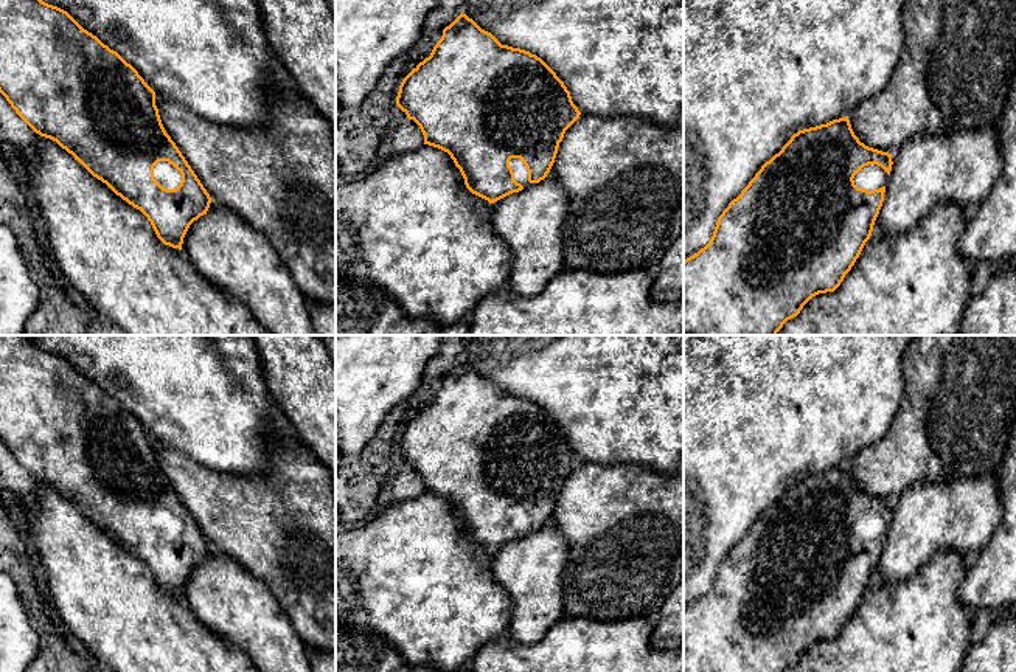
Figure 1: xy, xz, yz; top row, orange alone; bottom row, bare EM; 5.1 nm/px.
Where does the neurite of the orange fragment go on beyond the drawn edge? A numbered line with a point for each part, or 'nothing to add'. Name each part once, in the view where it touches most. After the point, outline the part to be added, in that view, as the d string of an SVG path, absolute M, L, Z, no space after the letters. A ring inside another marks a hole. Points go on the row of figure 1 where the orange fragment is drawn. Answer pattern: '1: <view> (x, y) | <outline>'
1: xy (165, 174) | M168 161L154 166L154 178L166 189L176 189L182 182L182 174Z

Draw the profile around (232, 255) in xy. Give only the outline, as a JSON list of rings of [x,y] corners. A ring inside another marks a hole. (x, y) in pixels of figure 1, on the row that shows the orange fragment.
[[[214,199],[208,211],[190,225],[182,251],[210,282],[242,303],[272,335],[317,335],[309,301],[277,250],[263,233]]]

